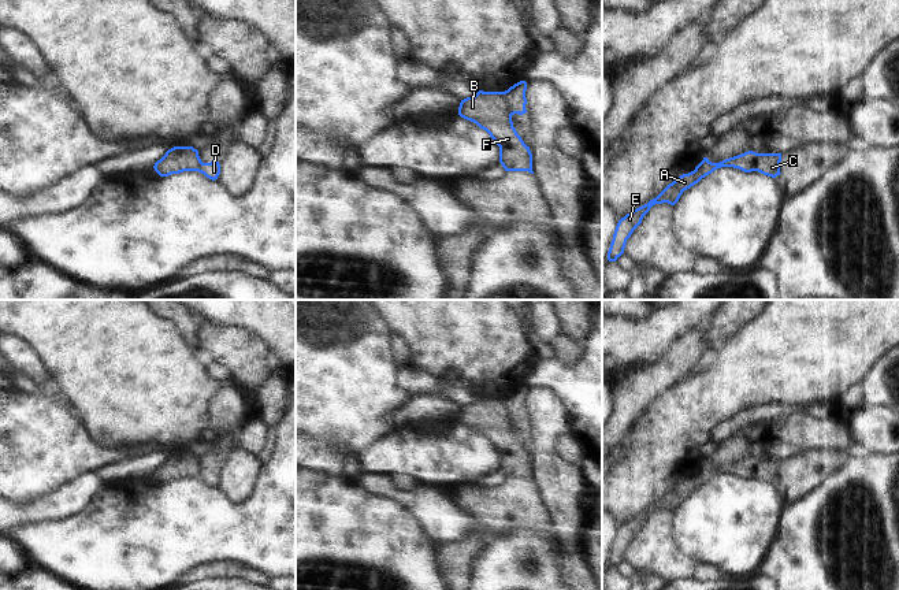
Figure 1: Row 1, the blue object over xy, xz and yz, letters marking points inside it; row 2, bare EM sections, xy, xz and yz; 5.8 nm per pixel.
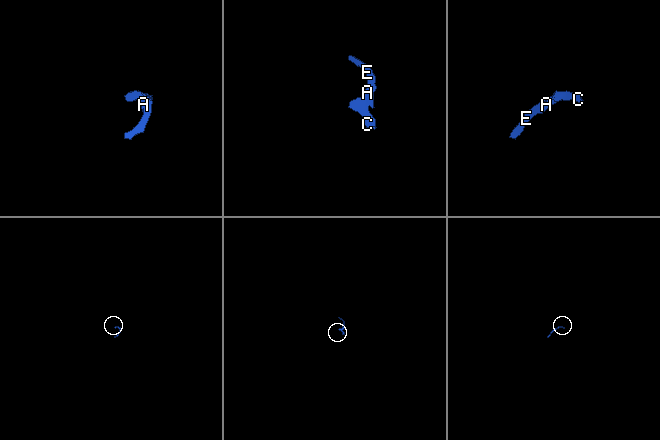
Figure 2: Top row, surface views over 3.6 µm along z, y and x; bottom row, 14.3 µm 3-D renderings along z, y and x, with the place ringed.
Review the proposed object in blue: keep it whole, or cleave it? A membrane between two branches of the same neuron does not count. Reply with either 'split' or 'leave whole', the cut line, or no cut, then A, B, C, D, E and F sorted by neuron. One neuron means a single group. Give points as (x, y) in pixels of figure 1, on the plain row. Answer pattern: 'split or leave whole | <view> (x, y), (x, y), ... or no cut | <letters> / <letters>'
split | xz (501, 399), (506, 409), (506, 418), (511, 422) | A D E / B C F

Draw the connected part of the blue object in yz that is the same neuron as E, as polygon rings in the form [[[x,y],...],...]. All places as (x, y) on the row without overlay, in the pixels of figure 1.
[[[703,464],[703,467],[695,474],[694,478],[680,482],[676,487],[669,490],[655,505],[621,524],[613,541],[613,546],[608,559],[608,567],[616,568],[624,560],[627,546],[642,530],[643,523],[650,517],[653,512],[662,509],[675,512],[684,497],[694,493],[702,485],[712,480],[717,475],[721,475],[720,470],[712,470],[707,464]]]

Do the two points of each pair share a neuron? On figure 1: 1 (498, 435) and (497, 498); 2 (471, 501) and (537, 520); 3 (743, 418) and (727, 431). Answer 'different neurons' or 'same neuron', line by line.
1: same neuron
2: same neuron
3: same neuron

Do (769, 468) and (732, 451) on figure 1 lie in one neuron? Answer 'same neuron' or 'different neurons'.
different neurons

